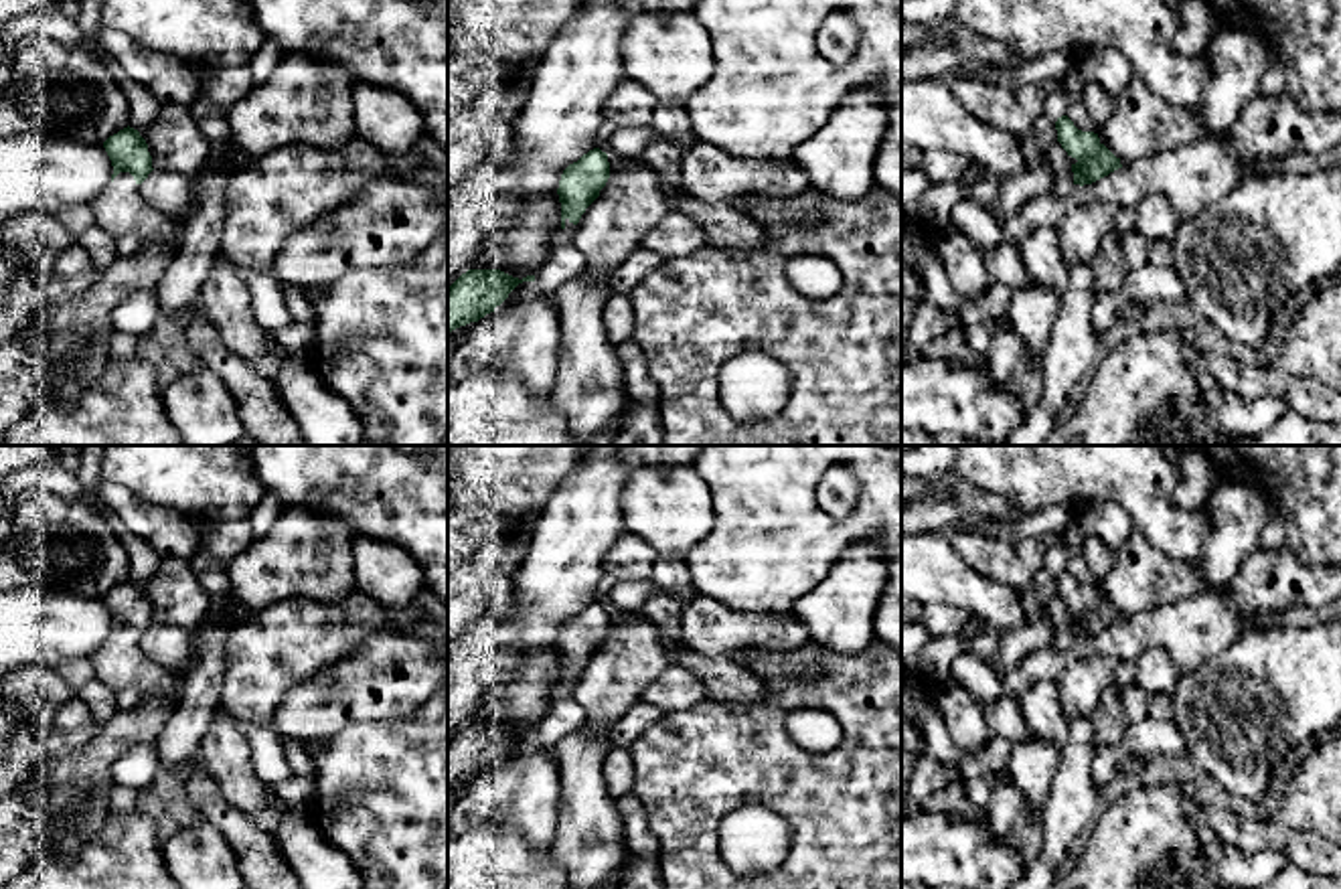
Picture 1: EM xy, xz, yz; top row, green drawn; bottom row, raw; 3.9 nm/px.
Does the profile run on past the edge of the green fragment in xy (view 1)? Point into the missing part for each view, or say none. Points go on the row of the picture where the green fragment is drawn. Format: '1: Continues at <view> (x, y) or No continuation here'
1: Continues at xy (120, 209)

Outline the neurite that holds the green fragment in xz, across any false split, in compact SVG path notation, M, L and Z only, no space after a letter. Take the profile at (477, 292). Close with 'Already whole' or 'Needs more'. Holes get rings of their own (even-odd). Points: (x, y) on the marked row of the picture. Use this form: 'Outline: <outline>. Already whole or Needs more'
Outline: M468 269L466 273L462 273L448 288L448 334L494 312L494 308L500 306L508 298L508 294L523 281L535 281L535 275L519 279L500 269Z. Already whole

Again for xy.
Outline: M124 128L103 142L111 160L111 182L97 196L95 223L115 239L124 233L148 237L174 237L178 227L152 209L140 194L140 184L148 178L152 156L146 140L134 128Z. Needs more

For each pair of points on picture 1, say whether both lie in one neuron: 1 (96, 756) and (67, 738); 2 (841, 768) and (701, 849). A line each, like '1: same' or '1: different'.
1: different
2: same

